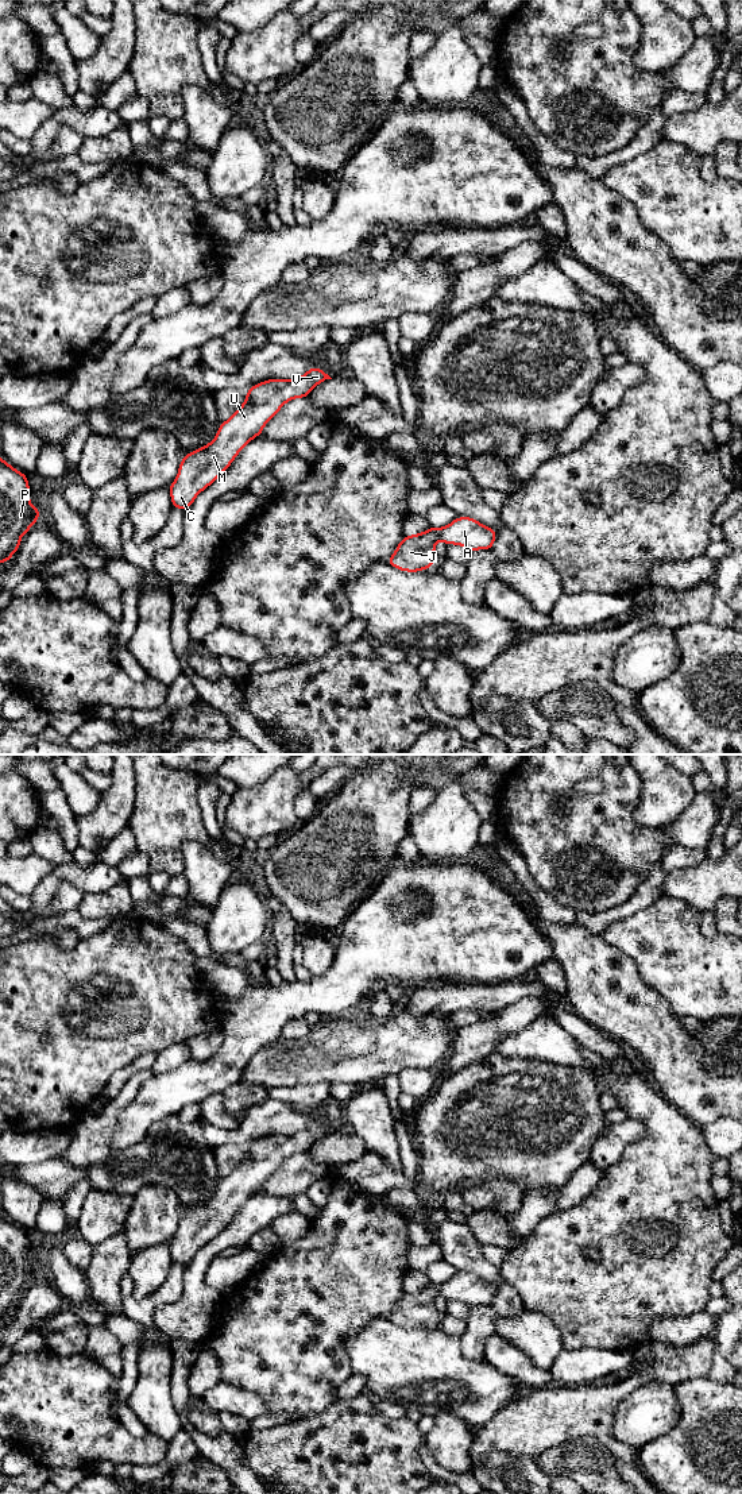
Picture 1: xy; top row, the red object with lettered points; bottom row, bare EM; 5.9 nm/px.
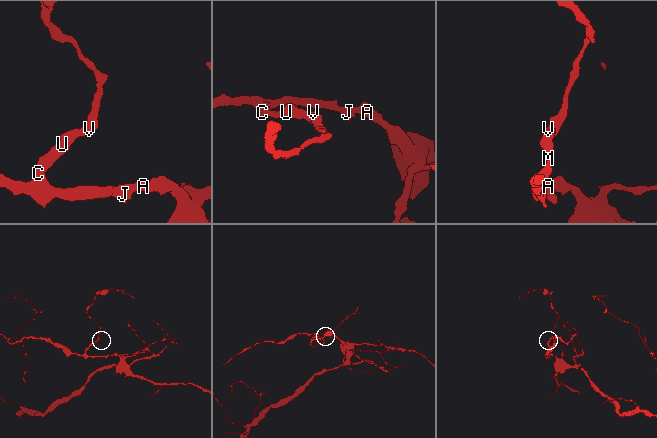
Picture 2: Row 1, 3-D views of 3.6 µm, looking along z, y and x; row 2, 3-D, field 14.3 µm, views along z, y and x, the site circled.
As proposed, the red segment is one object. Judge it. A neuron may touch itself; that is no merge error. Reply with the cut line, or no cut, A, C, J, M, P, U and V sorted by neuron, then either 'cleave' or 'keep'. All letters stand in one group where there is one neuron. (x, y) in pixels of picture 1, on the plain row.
no cut; A C J M P U V; keep

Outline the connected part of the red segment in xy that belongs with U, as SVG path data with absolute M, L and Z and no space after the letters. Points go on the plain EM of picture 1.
M310 1123L291 1135L268 1135L247 1147L244 1159L221 1178L212 1198L183 1211L178 1231L169 1242L173 1263L186 1267L196 1252L210 1242L281 1163L294 1154L306 1154L318 1139L332 1135L324 1126Z

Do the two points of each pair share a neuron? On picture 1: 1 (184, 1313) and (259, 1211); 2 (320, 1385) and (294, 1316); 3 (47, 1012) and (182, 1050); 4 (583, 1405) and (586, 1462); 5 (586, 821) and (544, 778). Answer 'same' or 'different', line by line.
1: same
2: same
3: different
4: different
5: same

